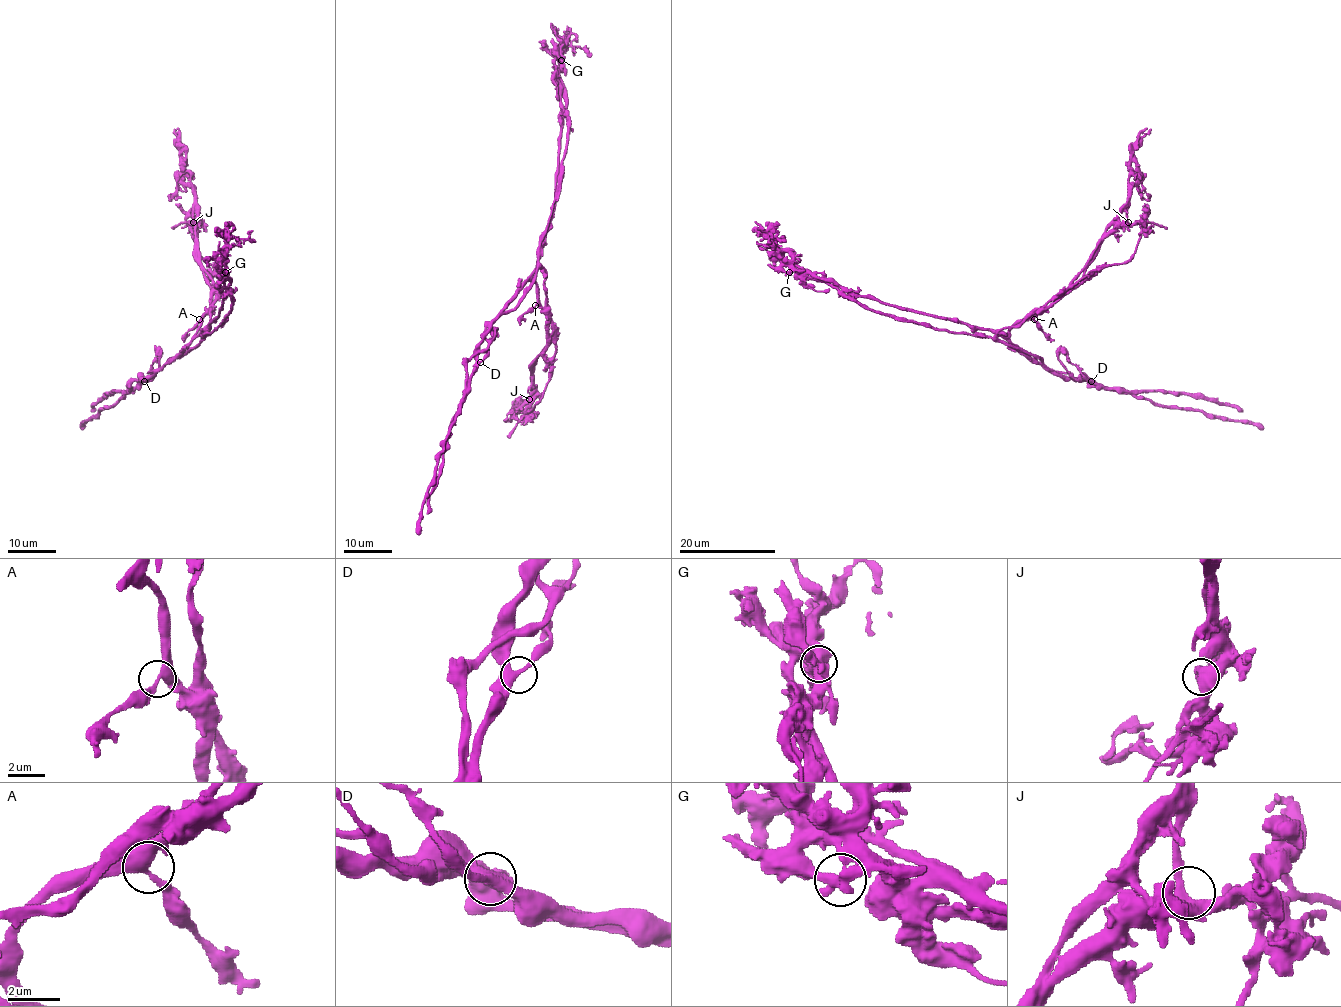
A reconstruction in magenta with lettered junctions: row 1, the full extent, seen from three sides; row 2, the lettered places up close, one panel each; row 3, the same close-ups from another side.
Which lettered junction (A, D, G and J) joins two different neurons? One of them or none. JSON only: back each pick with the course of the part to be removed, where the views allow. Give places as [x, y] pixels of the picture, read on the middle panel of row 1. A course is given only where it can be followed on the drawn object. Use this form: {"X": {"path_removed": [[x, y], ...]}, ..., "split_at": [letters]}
{"G": {"path_removed": [[562, 60], [568, 139], [539, 267], [467, 362], [466, 395], [418, 535]]}, "split_at": ["G"]}

